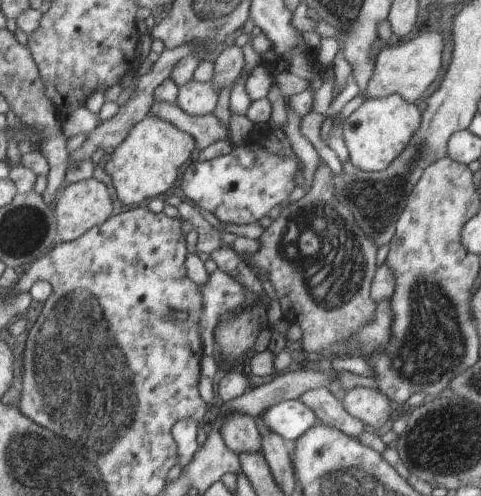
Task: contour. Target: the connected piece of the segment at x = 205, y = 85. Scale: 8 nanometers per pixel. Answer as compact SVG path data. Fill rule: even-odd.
M190 80L179 87L177 105L182 112L190 116L206 116L212 114L218 102L218 91L210 81Z

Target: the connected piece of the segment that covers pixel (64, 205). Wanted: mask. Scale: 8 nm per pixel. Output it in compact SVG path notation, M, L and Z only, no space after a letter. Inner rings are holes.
M92 177L76 183L69 183L66 189L59 194L54 210L57 216L60 240L72 242L82 237L86 230L103 225L111 217L110 214L114 208L112 208L112 200L110 200L106 184L94 180Z

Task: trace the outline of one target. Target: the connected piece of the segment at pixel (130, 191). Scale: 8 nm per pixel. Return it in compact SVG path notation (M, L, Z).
M148 114L138 122L130 130L128 138L114 149L105 165L120 202L126 206L136 206L146 198L156 198L170 190L178 178L180 166L190 158L196 146L194 139L174 123L153 114Z

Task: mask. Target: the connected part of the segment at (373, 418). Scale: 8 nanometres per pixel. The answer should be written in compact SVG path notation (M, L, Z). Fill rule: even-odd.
M355 386L345 394L342 406L350 416L364 422L367 428L376 430L382 428L392 414L390 401L381 390Z

